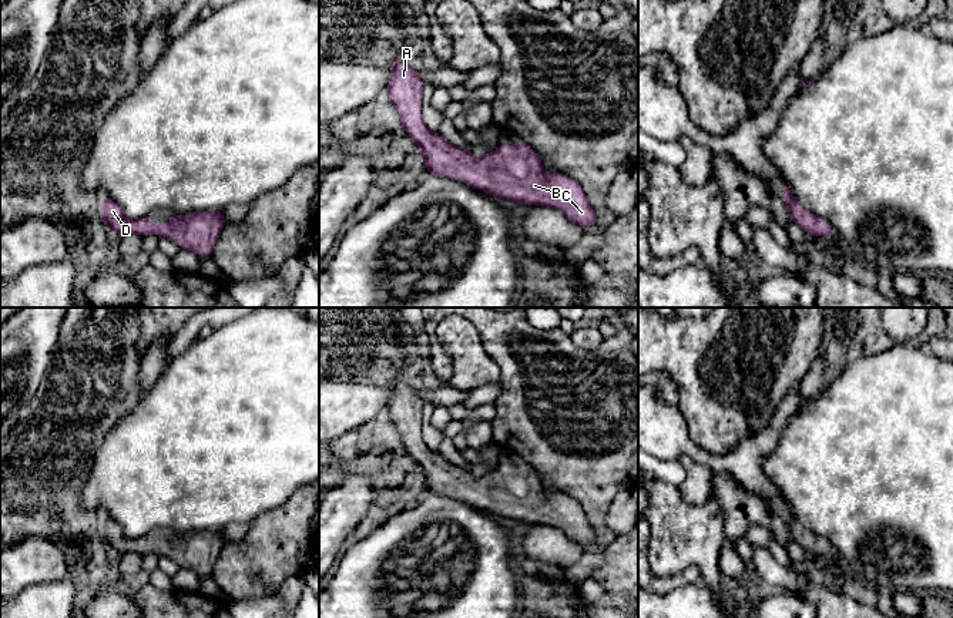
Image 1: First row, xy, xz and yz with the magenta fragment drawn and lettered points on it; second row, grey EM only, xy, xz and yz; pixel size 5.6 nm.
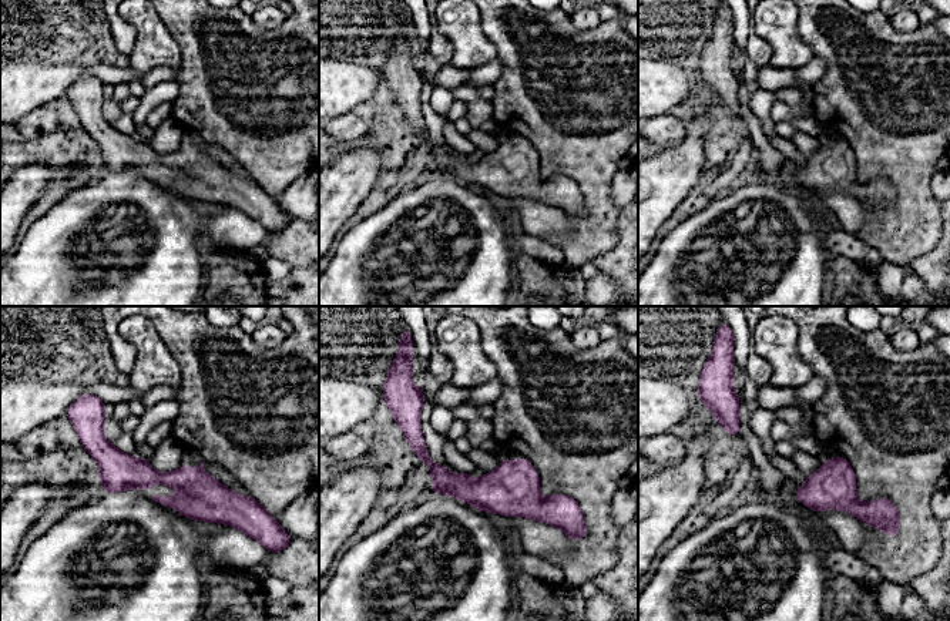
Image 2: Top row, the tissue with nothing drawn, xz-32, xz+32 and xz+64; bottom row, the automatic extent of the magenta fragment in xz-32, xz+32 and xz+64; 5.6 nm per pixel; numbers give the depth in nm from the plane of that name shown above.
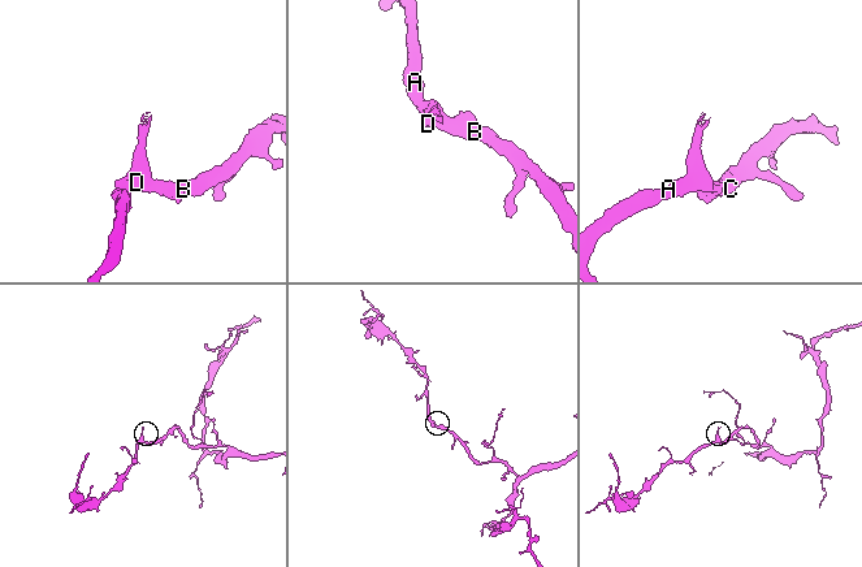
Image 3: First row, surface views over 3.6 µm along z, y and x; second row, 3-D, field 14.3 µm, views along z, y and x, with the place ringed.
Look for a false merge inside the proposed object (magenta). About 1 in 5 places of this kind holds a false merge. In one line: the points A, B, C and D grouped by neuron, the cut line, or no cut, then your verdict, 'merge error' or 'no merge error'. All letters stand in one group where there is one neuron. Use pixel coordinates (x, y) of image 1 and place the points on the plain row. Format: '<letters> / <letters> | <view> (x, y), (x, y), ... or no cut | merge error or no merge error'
A B C D | no cut | no merge error

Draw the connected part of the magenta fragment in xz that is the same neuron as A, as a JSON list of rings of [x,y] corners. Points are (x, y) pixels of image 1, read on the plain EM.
[[[402,375],[389,384],[393,394],[386,409],[402,444],[419,464],[427,493],[462,498],[516,523],[561,530],[568,540],[583,547],[595,544],[598,537],[580,503],[564,493],[546,493],[538,473],[527,461],[519,460],[516,467],[501,463],[476,478],[470,470],[433,453],[422,436],[422,412],[426,404],[415,386],[399,380]]]

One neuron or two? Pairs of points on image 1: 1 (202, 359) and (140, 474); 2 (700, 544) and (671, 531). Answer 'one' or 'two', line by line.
1: one
2: one

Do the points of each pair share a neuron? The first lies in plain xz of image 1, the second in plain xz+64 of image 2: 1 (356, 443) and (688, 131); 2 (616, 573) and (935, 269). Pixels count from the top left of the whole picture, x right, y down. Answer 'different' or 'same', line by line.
1: different
2: same

